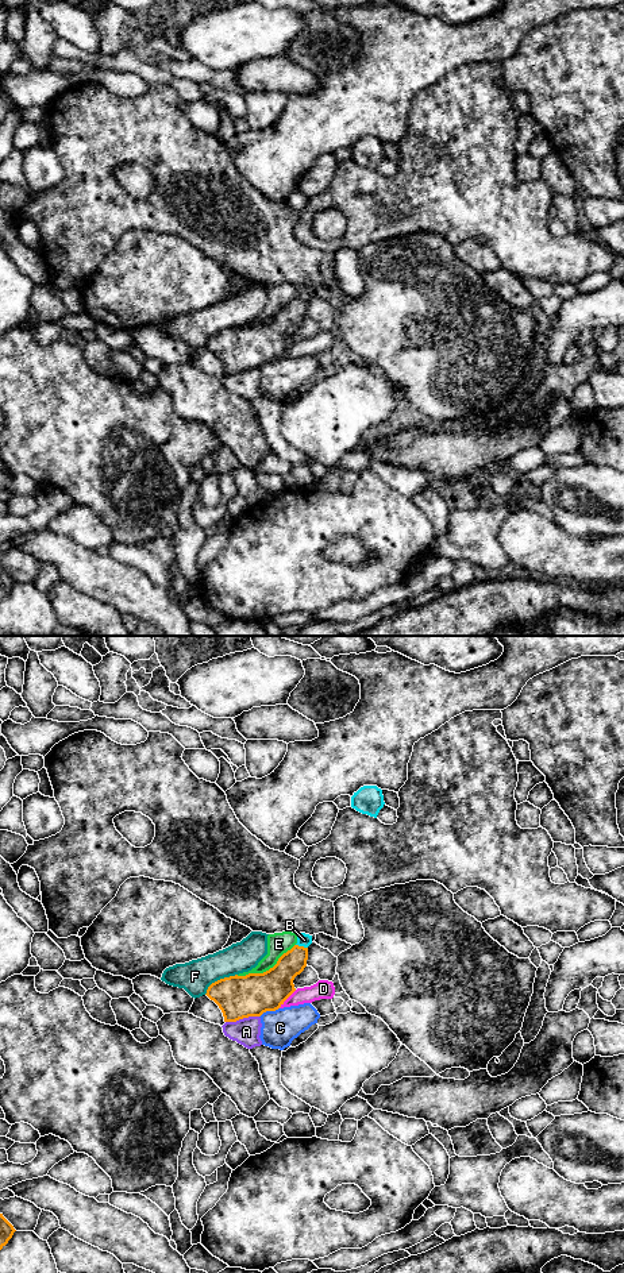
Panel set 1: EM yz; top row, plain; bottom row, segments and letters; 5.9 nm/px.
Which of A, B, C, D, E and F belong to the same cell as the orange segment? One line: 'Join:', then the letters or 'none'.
Join: B

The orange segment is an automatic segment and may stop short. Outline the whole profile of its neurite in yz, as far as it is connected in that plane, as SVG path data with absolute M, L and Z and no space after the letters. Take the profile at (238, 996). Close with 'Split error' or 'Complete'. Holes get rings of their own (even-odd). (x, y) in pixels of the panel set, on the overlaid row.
M300 933L297 944L269 971L220 979L208 987L205 995L219 1006L224 1022L276 1011L296 991L293 980L307 967L311 944L312 936Z. Split error

